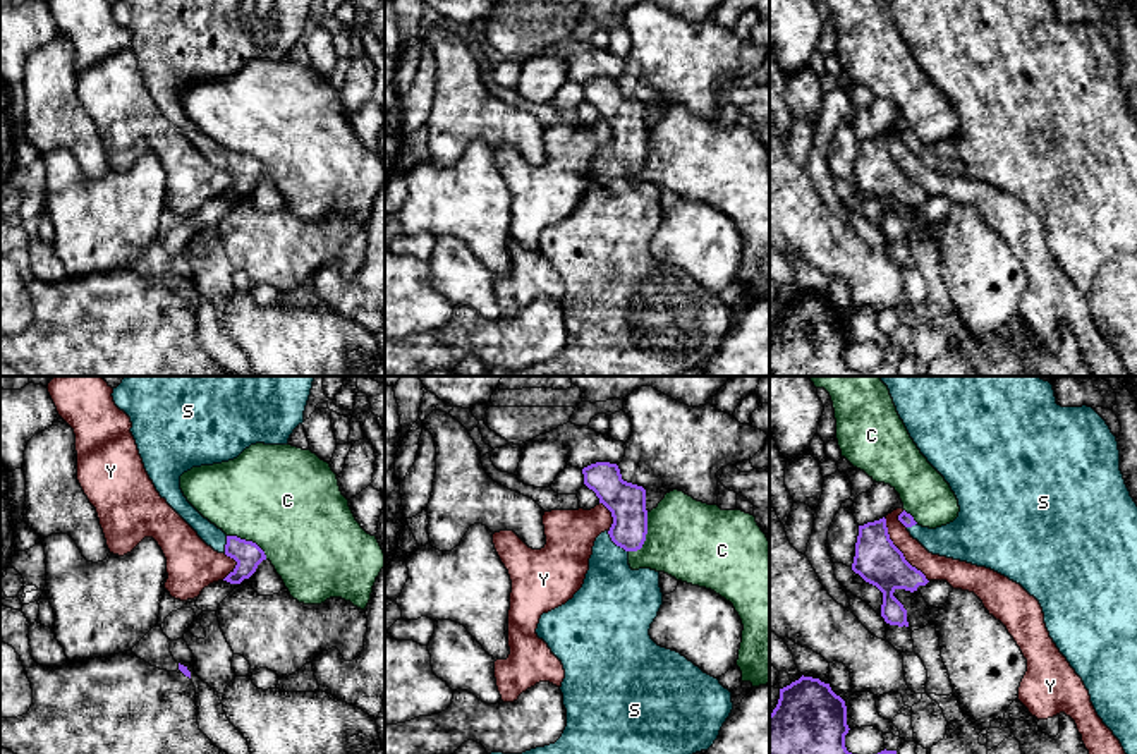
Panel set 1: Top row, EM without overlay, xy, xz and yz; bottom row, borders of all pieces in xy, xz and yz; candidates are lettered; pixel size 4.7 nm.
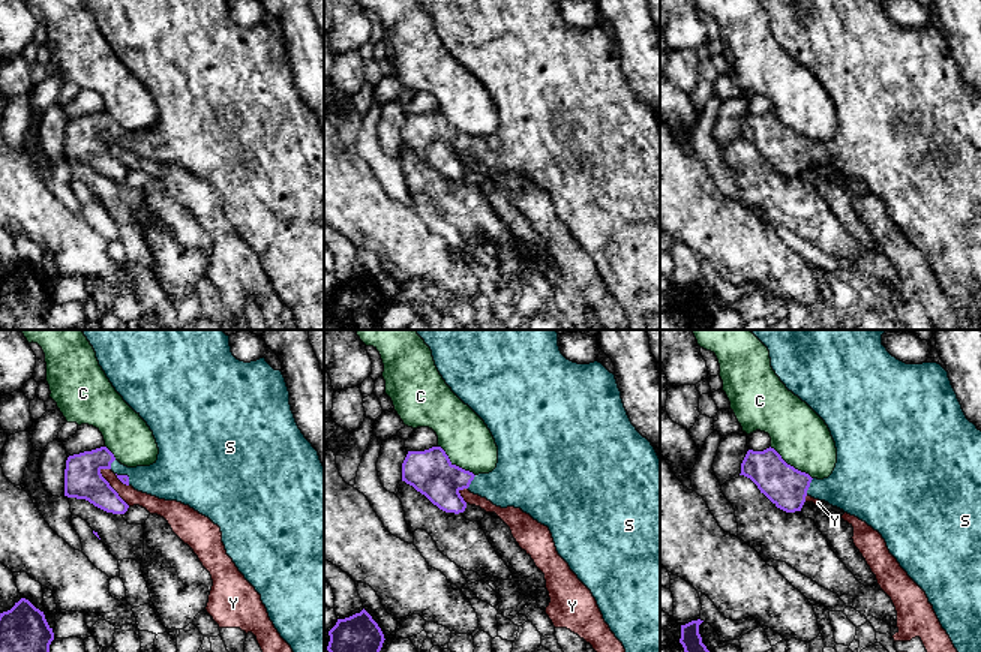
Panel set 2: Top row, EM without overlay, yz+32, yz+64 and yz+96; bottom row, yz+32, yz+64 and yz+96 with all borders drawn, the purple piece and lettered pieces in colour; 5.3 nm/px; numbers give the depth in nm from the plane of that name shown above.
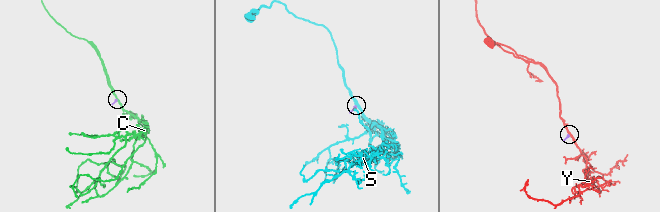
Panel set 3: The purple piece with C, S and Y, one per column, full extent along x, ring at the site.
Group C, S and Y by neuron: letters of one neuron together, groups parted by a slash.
C / S / Y

